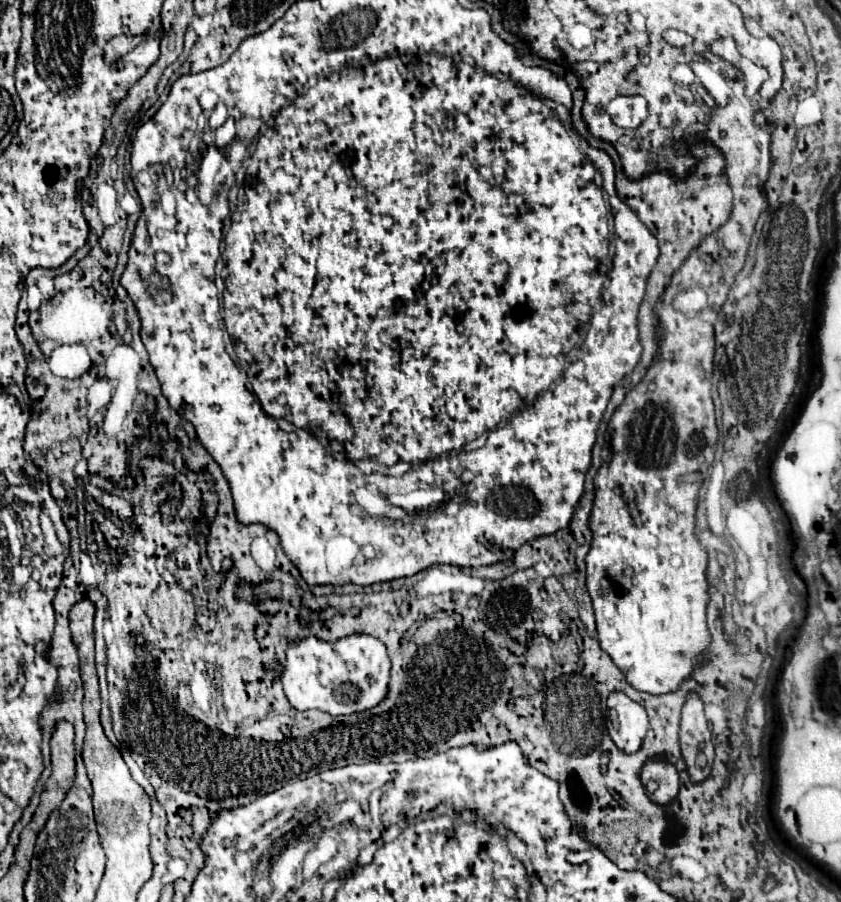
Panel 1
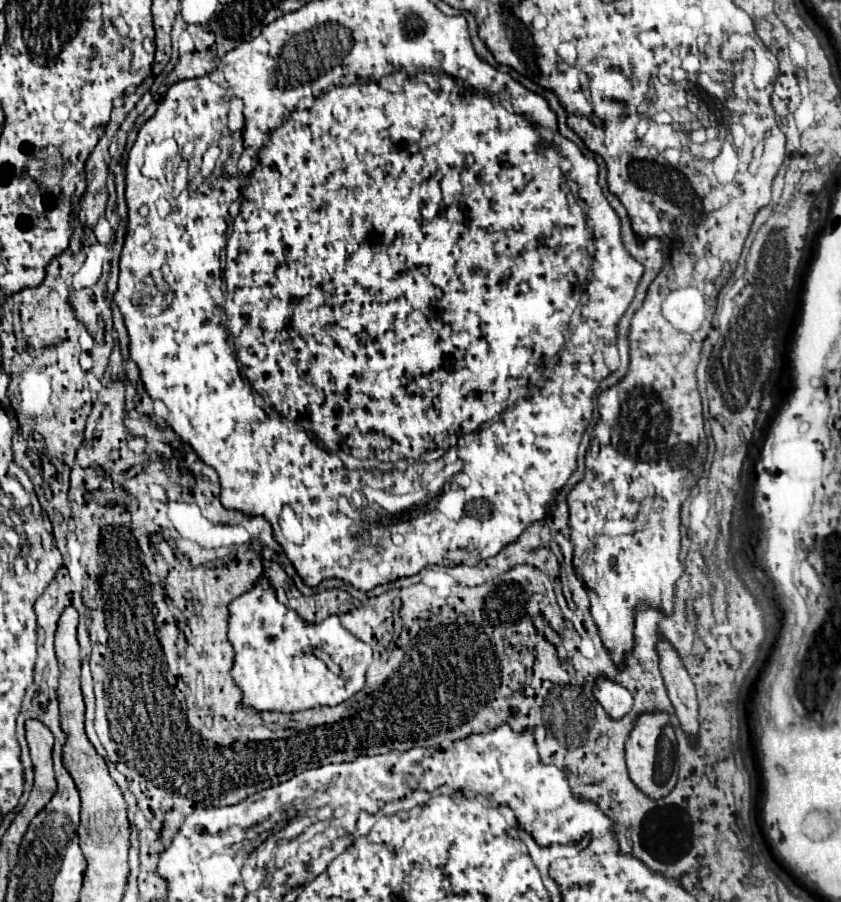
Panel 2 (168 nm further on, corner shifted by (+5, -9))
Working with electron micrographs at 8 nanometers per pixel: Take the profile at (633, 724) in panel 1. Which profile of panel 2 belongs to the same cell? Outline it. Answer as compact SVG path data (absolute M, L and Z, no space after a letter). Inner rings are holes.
M598 679L594 683L594 695L598 703L604 707L604 711L616 721L632 711L632 703L634 703L632 695L622 685L610 679Z

